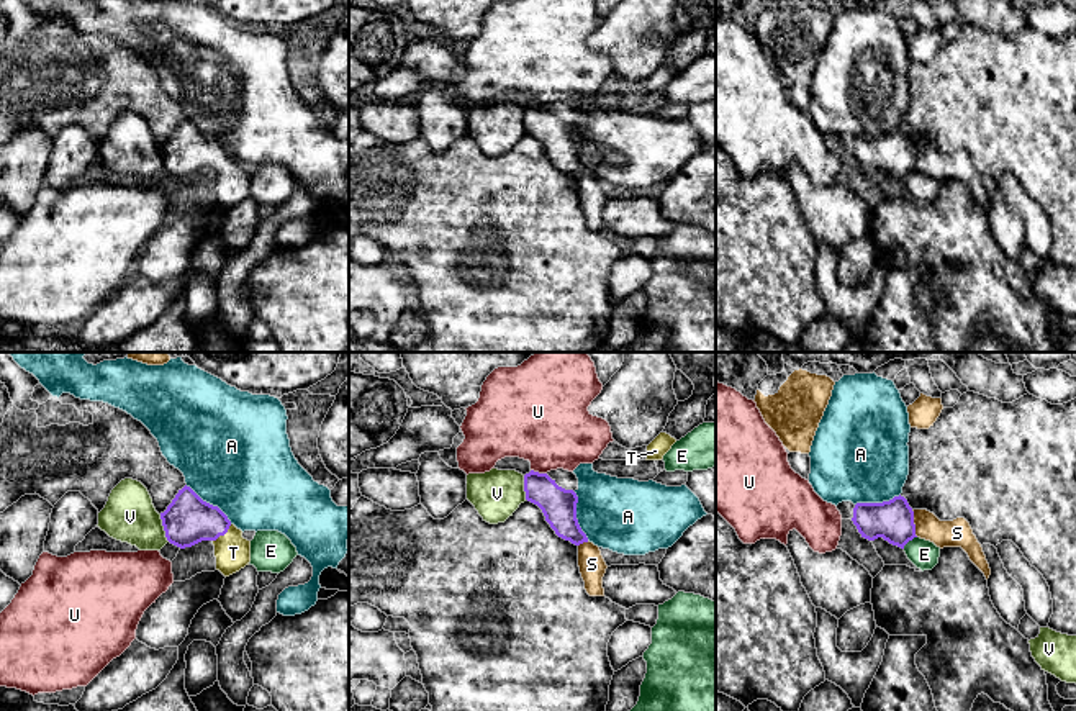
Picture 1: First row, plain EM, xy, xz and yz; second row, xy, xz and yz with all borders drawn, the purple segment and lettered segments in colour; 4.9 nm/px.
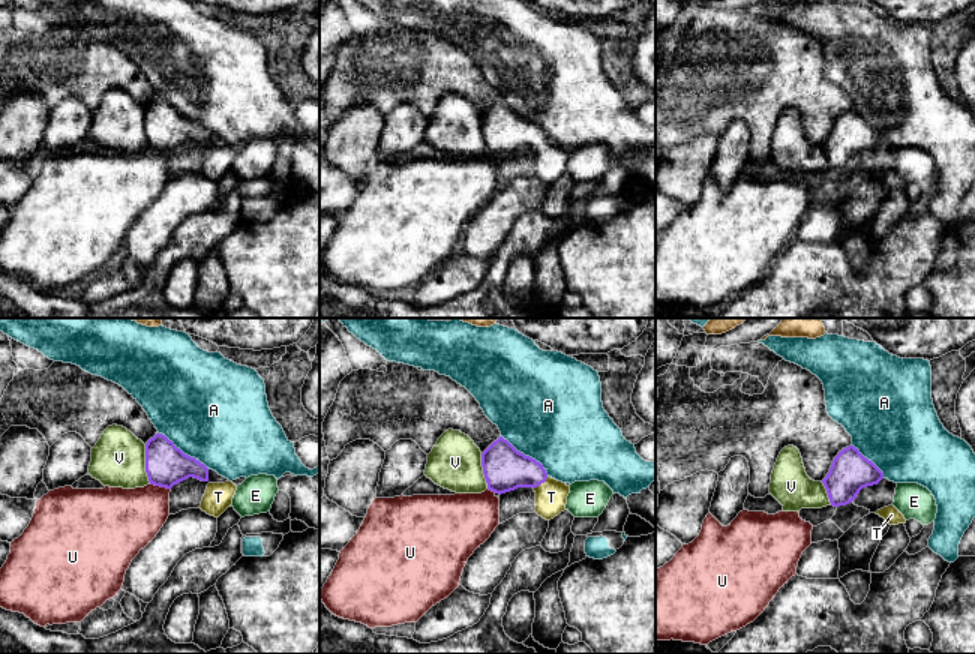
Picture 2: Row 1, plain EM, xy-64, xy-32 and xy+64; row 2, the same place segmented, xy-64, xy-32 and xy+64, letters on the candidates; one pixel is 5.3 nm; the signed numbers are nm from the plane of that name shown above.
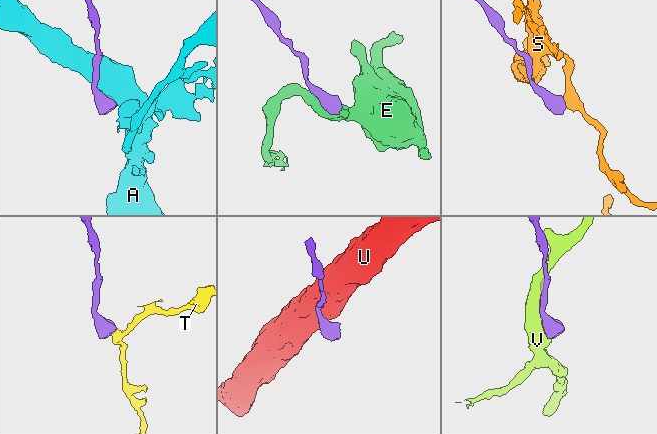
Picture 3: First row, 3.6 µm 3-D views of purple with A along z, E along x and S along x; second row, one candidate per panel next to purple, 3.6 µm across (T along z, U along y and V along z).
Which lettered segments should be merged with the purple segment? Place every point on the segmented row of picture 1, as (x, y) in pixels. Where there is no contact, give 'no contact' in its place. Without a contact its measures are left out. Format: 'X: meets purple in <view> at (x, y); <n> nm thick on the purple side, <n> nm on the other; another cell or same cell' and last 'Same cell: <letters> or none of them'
A: meets purple in xy at (208, 503); 240 nm thick on the purple side, 500 nm on the other; another cell
E: meets purple in yz at (909, 539); 200 nm thick on the purple side, 140 nm on the other; another cell
S: meets purple in yz at (913, 523); 200 nm thick on the purple side, 140 nm on the other; another cell
T: meets purple in xy at (223, 534); 240 nm thick on the purple side, 180 nm on the other; same cell
U: meets purple in xz at (538, 472); 170 nm thick on the purple side, 420 nm on the other; another cell
V: meets purple in xy at (164, 528); 240 nm thick on the purple side, 260 nm on the other; another cell
Same cell: T

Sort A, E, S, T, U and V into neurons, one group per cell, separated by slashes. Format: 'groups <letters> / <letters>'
groups A / E / S / T / U / V

